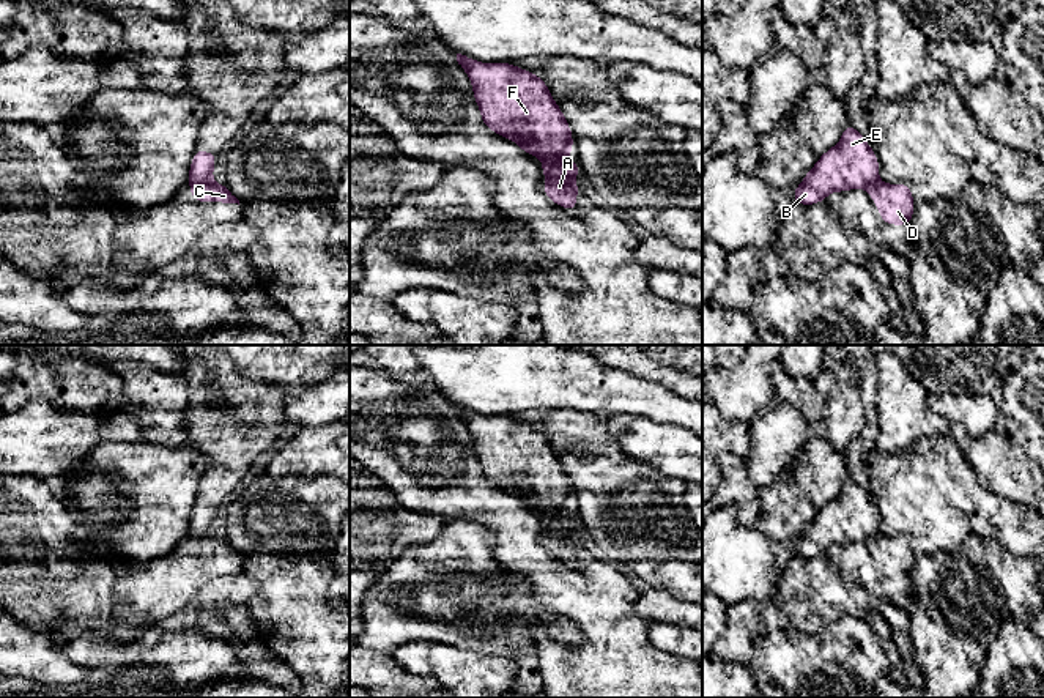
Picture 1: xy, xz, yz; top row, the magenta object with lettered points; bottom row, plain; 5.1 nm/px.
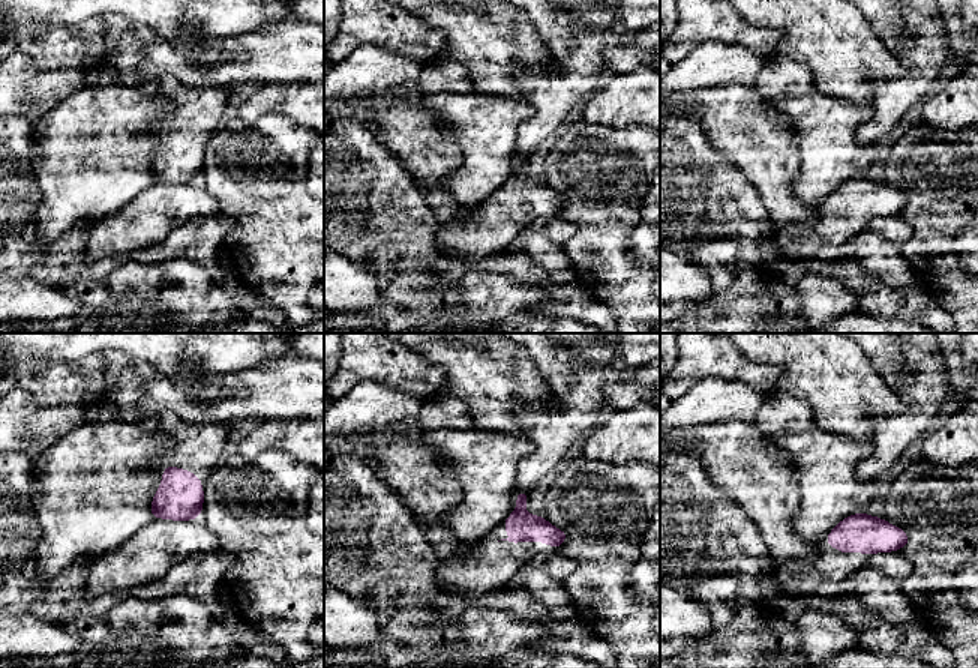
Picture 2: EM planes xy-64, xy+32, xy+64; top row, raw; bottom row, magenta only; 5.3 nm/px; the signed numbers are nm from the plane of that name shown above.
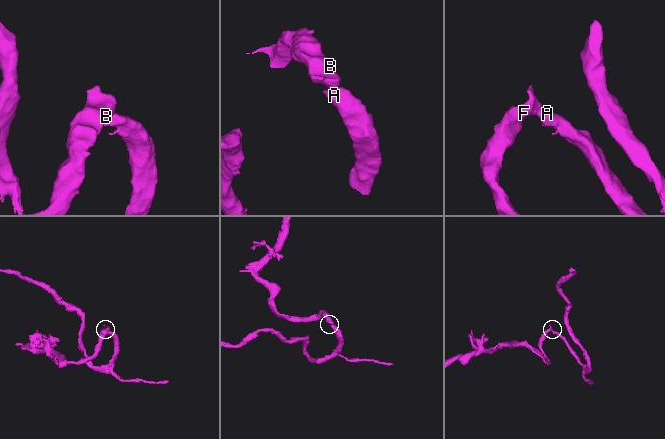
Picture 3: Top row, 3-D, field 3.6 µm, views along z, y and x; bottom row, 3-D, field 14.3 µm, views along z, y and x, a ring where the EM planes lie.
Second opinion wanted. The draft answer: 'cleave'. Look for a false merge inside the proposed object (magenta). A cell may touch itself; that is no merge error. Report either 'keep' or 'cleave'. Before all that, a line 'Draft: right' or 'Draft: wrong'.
Draft: right
cleave

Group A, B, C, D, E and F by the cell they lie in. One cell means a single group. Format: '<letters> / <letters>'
A C D / B E F

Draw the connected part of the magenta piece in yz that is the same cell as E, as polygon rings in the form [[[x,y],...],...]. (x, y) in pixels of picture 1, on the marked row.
[[[847,123],[841,140],[819,158],[792,194],[795,203],[816,205],[833,191],[866,189],[877,181],[877,154],[864,136]]]

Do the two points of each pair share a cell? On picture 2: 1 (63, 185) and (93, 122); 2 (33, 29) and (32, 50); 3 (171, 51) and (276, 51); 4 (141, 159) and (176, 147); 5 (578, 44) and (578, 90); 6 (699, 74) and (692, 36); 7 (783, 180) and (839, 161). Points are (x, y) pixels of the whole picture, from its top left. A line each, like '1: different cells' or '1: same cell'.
1: same cell
2: same cell
3: same cell
4: different cells
5: same cell
6: different cells
7: different cells

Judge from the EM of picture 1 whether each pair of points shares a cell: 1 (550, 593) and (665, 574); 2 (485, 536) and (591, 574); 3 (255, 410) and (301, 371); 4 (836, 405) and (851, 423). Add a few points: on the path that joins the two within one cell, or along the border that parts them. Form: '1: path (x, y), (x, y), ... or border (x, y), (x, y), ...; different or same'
1: border (592, 553), (599, 560), (610, 561), (624, 574); different
2: border (476, 519), (493, 533), (495, 558), (512, 572); different
3: border (248, 378), (252, 382), (281, 383), (285, 388); different
4: path (841, 410), (846, 418); same

